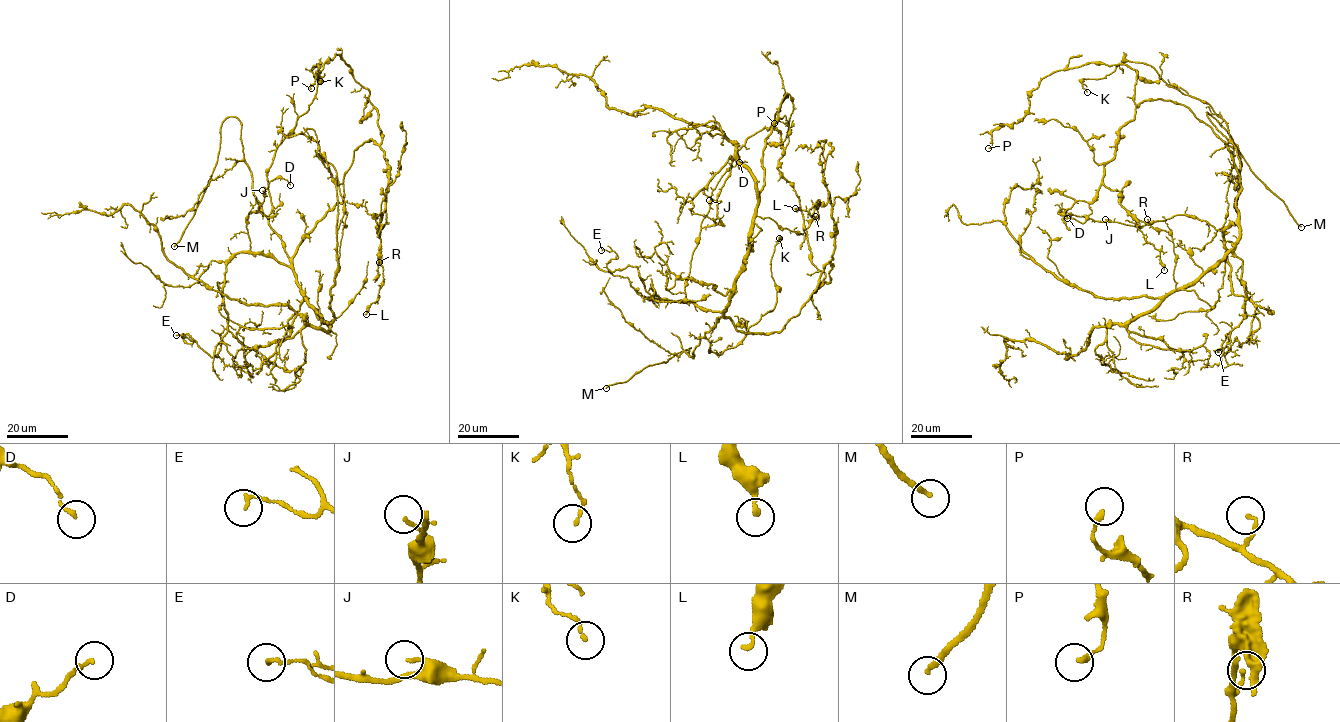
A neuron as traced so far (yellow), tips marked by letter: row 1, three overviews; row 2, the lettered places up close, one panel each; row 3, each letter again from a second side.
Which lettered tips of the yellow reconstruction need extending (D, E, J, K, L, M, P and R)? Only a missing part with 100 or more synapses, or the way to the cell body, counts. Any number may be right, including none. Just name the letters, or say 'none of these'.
M

